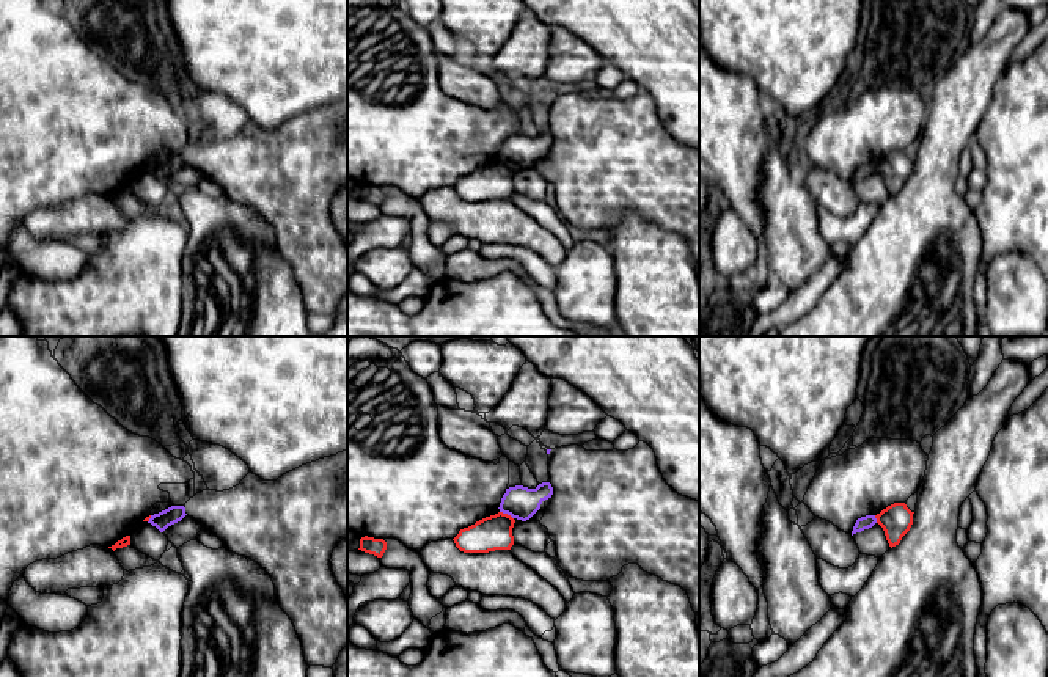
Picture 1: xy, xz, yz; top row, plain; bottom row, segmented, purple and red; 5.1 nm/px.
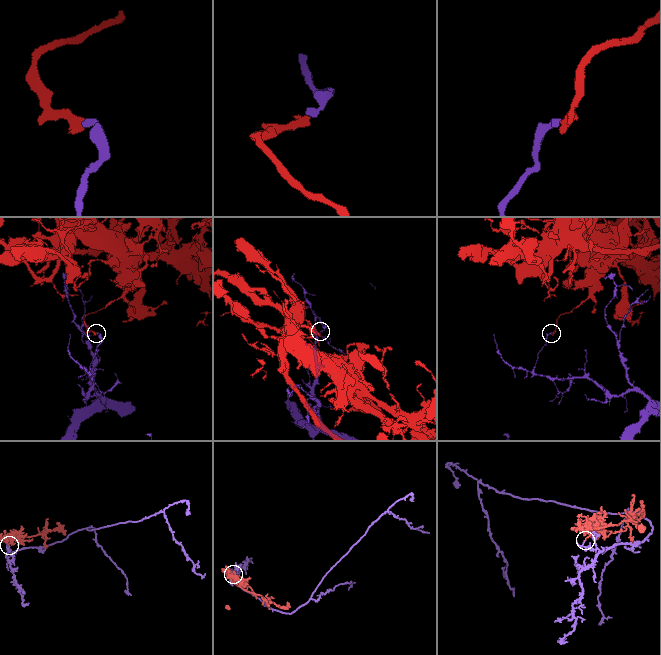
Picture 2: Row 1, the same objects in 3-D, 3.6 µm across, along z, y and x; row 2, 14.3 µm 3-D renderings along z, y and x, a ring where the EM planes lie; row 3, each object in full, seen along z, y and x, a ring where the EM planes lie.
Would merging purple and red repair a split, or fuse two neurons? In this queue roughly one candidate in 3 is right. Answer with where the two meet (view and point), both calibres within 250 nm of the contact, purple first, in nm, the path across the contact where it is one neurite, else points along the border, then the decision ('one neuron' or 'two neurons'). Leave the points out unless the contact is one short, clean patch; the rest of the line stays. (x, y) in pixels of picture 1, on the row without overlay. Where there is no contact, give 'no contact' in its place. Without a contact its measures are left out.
xz (506, 161) | 170/180 nm | along xz (500, 159), (513, 167) | two neurons

